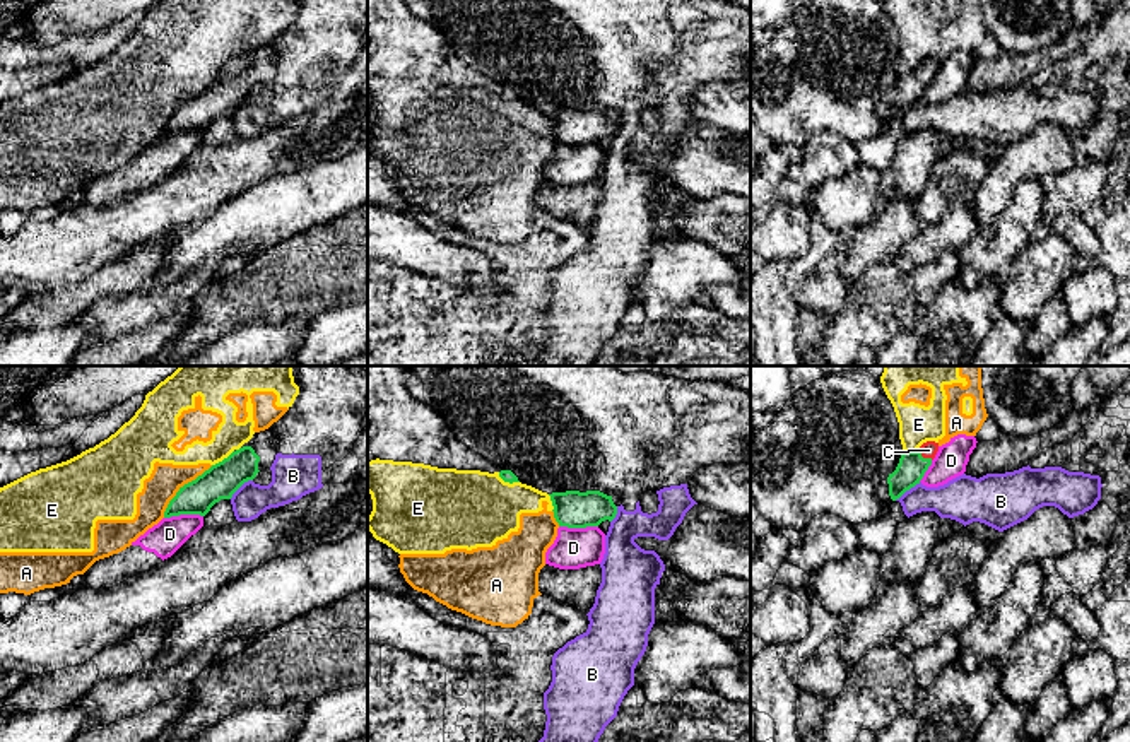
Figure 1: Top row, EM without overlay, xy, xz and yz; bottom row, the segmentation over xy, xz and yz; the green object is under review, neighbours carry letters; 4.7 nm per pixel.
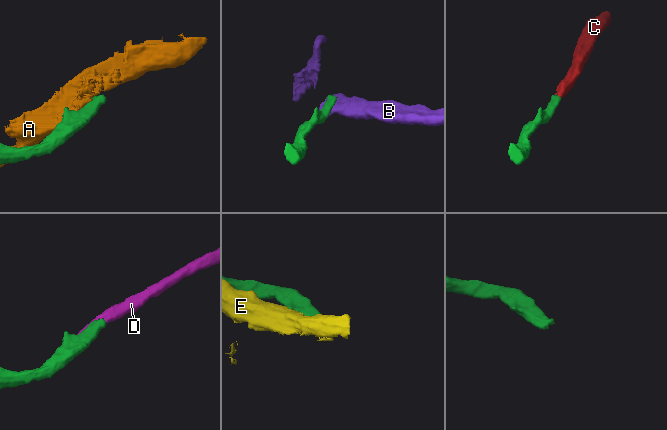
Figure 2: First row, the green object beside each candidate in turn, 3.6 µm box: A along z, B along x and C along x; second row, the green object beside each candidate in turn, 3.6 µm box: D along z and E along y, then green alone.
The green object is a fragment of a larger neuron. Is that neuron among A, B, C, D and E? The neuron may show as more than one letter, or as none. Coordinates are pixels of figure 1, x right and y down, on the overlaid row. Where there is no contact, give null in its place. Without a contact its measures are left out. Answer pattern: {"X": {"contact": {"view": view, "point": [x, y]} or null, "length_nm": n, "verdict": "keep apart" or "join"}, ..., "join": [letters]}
{"A": {"contact": {"view": "xy", "point": [182, 488]}, "length_nm": 340, "verdict": "keep apart"}, "B": {"contact": {"view": "yz", "point": [906, 489]}, "length_nm": 150, "verdict": "keep apart"}, "C": {"contact": {"view": "yz", "point": [922, 457]}, "length_nm": 90, "verdict": "join"}, "D": {"contact": {"view": "xy", "point": [183, 513]}, "length_nm": 180, "verdict": "keep apart"}, "E": {"contact": {"view": "xz", "point": [508, 481]}, "length_nm": 120, "verdict": "keep apart"}, "join": ["C"]}

